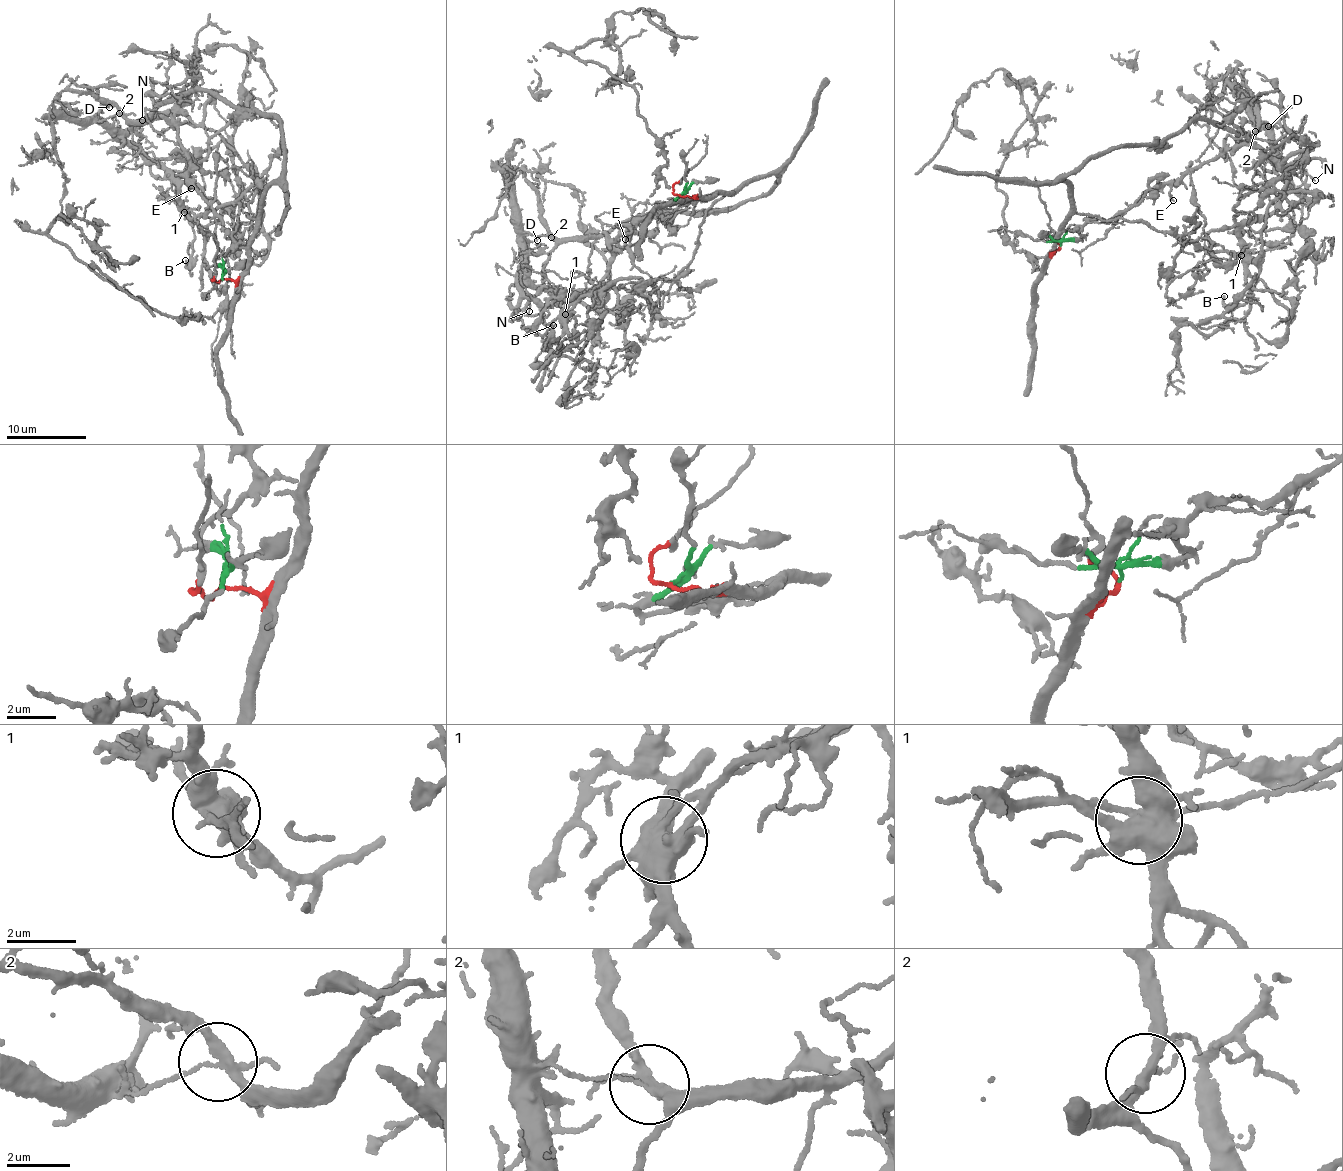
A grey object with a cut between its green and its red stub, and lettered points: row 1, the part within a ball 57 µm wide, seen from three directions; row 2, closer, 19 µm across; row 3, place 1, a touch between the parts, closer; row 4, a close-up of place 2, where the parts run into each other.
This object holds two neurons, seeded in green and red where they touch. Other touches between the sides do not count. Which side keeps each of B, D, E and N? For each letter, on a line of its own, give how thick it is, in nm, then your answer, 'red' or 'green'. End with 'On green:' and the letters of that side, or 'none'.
B: 150 nm thick; green
D: 110 nm thick; red
E: 160 nm thick; green
N: 130 nm thick; green
On green: B, E, N

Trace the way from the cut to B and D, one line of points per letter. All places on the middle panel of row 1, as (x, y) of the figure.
B: (679, 195), (611, 244), (592, 287), (522, 285), (572, 296), (549, 345), (553, 325)
D: (679, 195), (708, 198), (770, 173), (780, 182), (721, 211), (664, 208), (600, 235), (536, 241)

